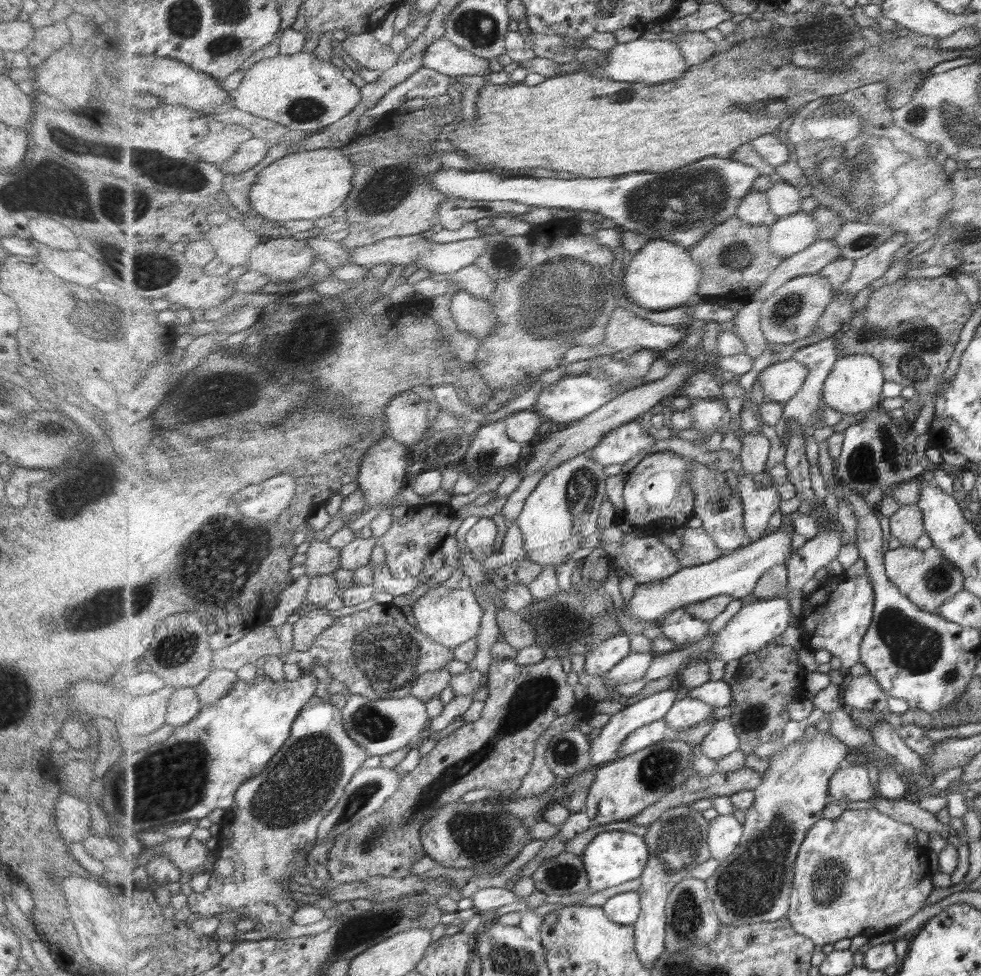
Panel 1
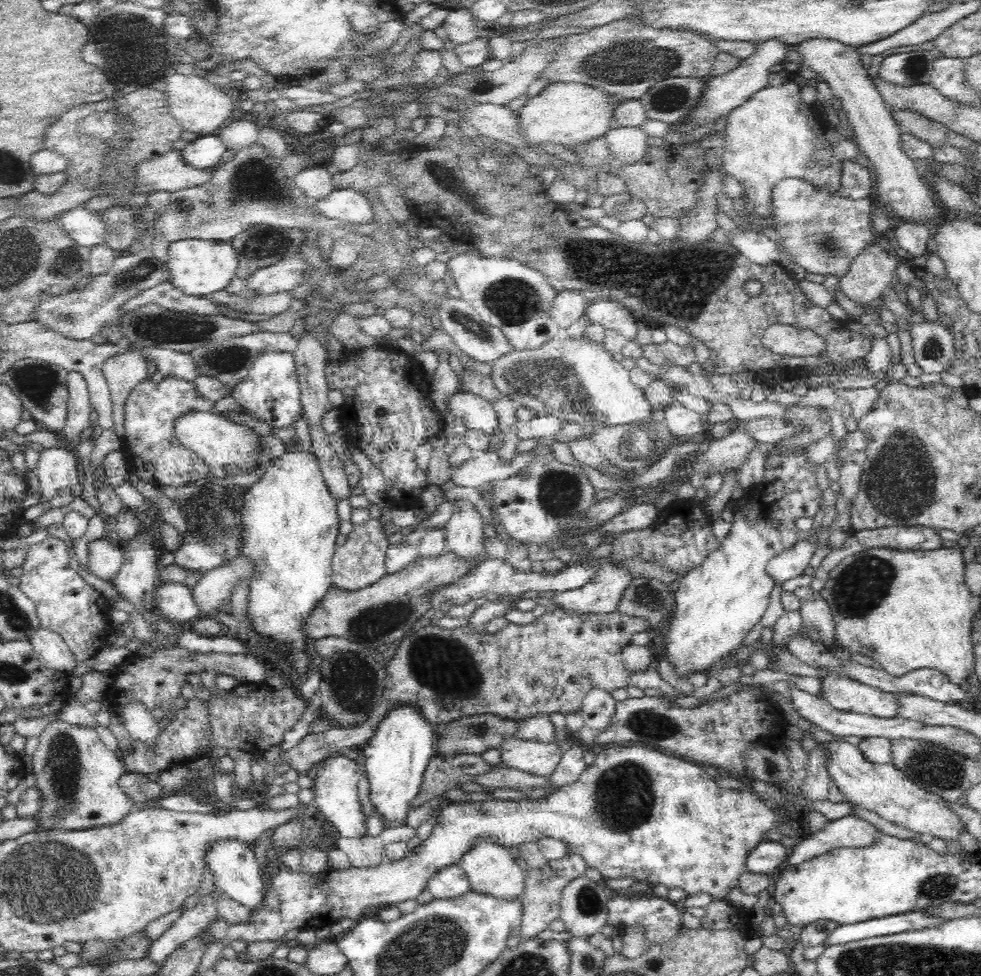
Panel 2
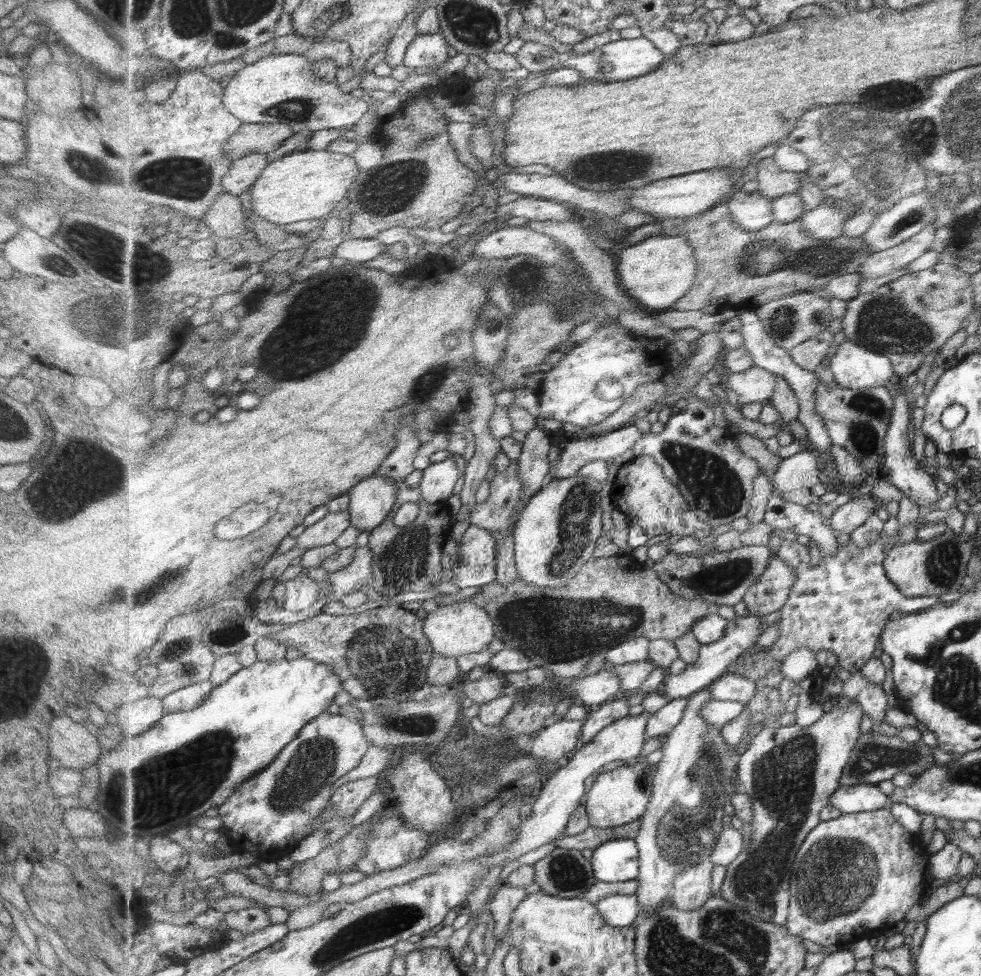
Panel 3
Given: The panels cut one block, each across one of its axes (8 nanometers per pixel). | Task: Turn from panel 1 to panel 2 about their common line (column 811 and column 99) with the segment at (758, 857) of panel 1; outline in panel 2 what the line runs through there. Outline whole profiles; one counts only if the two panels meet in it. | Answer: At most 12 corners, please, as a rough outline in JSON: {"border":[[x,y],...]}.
{"border":[[57,719],[33,755],[30,835],[118,828],[122,755]]}

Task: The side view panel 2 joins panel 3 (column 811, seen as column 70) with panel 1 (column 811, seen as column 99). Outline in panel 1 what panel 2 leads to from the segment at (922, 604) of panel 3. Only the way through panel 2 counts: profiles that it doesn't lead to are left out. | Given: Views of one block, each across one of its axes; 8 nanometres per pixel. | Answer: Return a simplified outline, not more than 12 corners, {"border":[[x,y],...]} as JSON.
{"border":[[867,570],[801,597],[802,645],[861,662],[873,622]]}

